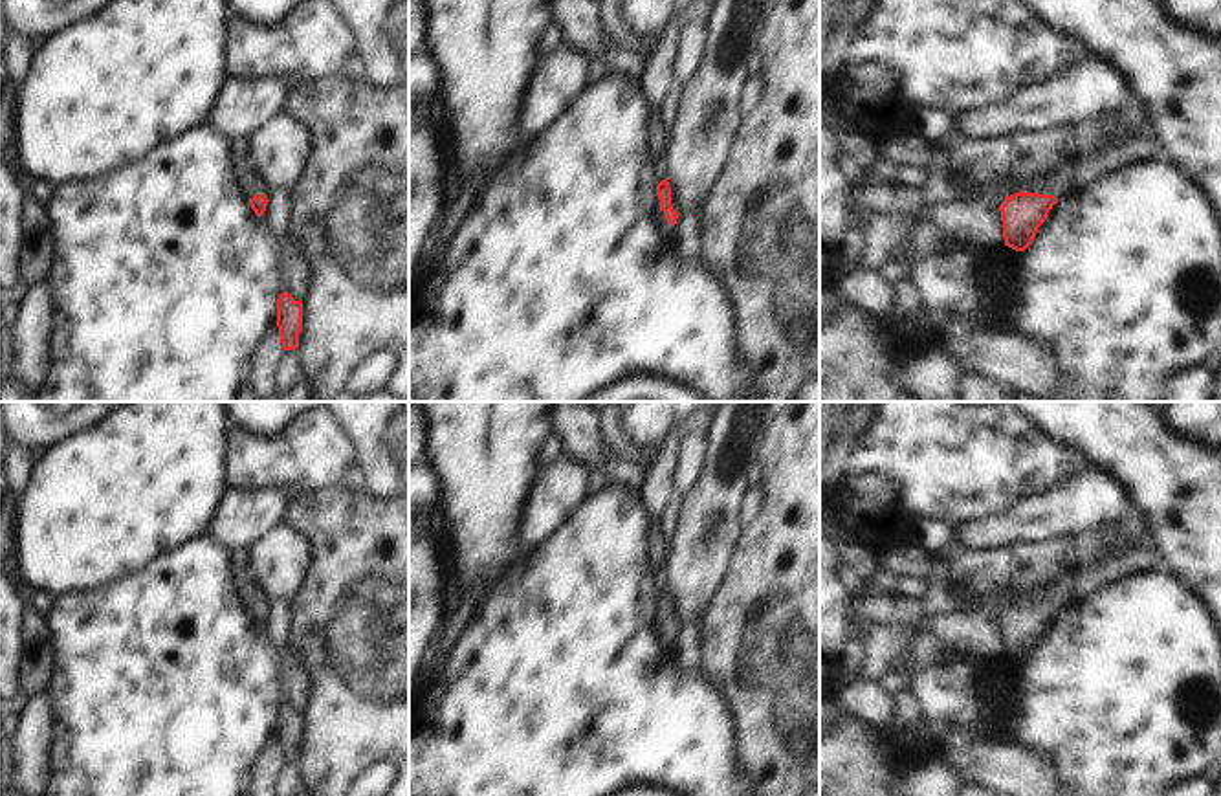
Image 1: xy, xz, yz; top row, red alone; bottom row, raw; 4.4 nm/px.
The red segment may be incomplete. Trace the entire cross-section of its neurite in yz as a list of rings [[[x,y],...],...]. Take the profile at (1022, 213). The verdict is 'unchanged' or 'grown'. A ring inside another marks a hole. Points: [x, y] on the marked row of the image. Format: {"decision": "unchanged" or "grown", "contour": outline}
{"decision": "grown", "contour": [[[1155,136],[1124,138],[1096,150],[1084,161],[1072,160],[1056,172],[1040,178],[1036,193],[1021,191],[1006,196],[999,205],[1005,246],[1025,251],[1060,198],[1096,183],[1120,169],[1153,158],[1164,158],[1162,145]]]}

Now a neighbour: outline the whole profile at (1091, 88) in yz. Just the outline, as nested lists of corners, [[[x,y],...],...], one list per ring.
[[[1087,53],[1054,77],[984,108],[961,116],[959,134],[990,139],[1006,132],[1038,132],[1118,112],[1133,97],[1124,75]]]

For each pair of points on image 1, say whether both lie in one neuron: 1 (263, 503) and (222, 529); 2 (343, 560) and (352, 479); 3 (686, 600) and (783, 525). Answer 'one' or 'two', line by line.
1: one
2: two
3: two

